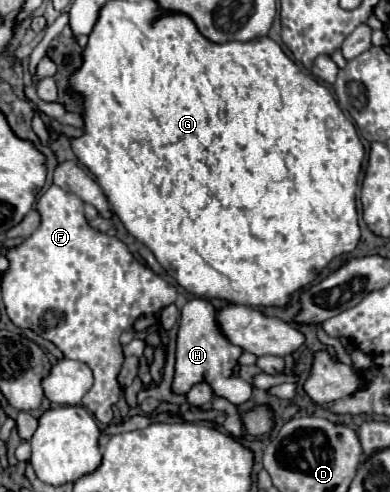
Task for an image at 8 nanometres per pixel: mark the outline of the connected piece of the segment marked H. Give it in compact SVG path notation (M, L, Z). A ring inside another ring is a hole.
M189 299L181 309L179 333L177 333L177 365L175 365L175 381L173 389L177 393L187 393L195 383L207 381L215 395L225 397L233 405L243 405L249 397L253 387L243 381L241 377L233 377L231 369L237 365L243 349L233 345L221 331L217 323L217 311L207 299Z

